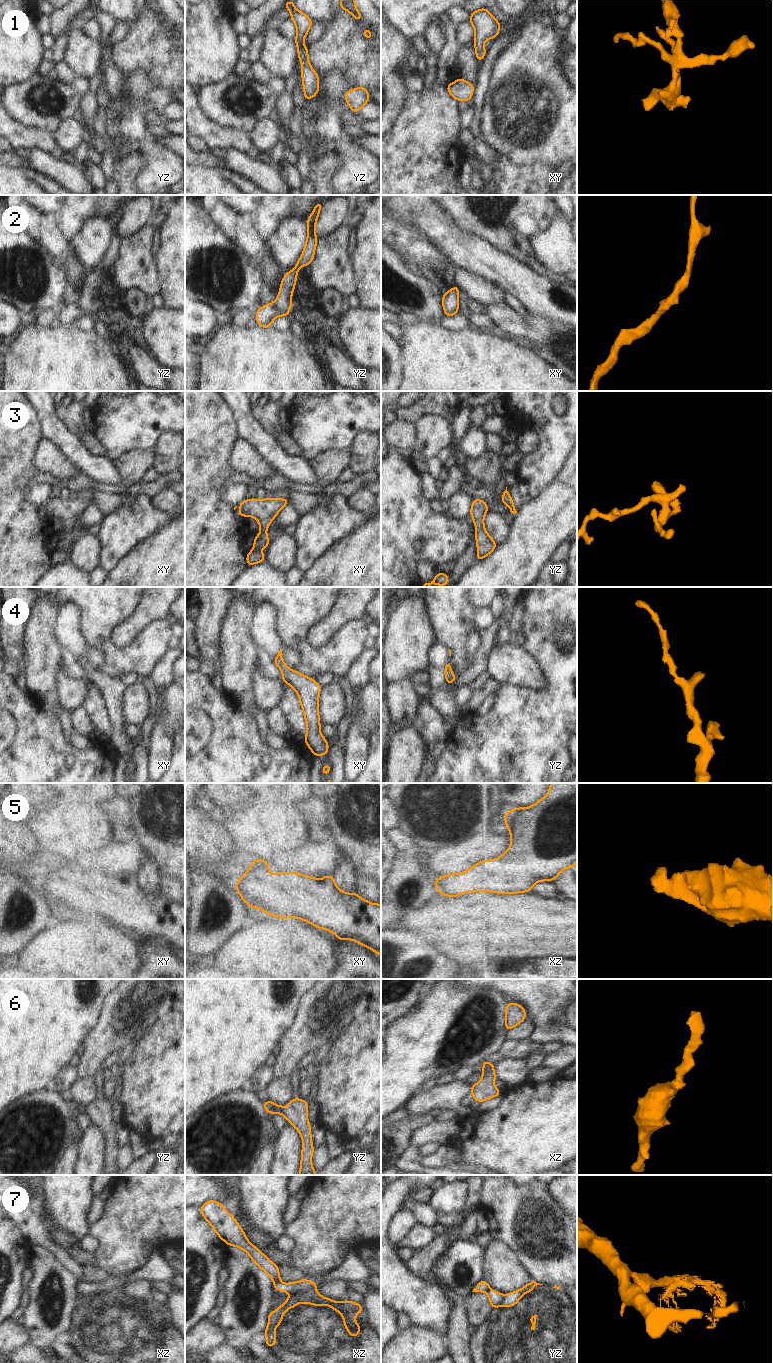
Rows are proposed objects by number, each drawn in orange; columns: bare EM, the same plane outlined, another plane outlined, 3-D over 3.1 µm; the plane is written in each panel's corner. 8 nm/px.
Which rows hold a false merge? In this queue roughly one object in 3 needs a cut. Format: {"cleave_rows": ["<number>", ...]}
{"cleave_rows": ["7"]}

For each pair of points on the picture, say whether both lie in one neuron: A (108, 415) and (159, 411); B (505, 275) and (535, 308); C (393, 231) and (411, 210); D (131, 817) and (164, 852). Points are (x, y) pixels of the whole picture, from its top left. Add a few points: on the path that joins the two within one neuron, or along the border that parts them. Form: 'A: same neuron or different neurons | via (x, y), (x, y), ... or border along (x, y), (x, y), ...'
A: same neuron | via (121, 415), (146, 415)
B: same neuron | via (513, 283), (530, 300)
C: different neurons | border along (391, 212), (405, 220), (410, 219), (423, 232)
D: same neuron | via (140, 826), (157, 843)

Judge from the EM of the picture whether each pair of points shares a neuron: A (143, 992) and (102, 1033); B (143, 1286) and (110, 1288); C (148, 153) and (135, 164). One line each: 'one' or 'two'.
A: one
B: two
C: two

